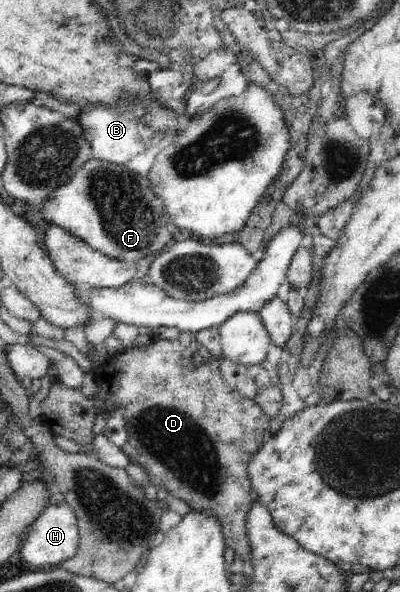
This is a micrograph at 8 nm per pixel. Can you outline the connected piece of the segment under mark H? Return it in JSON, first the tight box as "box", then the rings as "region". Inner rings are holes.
{"box":[18,492,79,565],"region":[[[62,492],[51,493],[44,513],[31,523],[24,535],[26,541],[18,550],[18,557],[30,565],[54,565],[70,559],[78,551],[79,527],[72,506],[64,499]]]}

